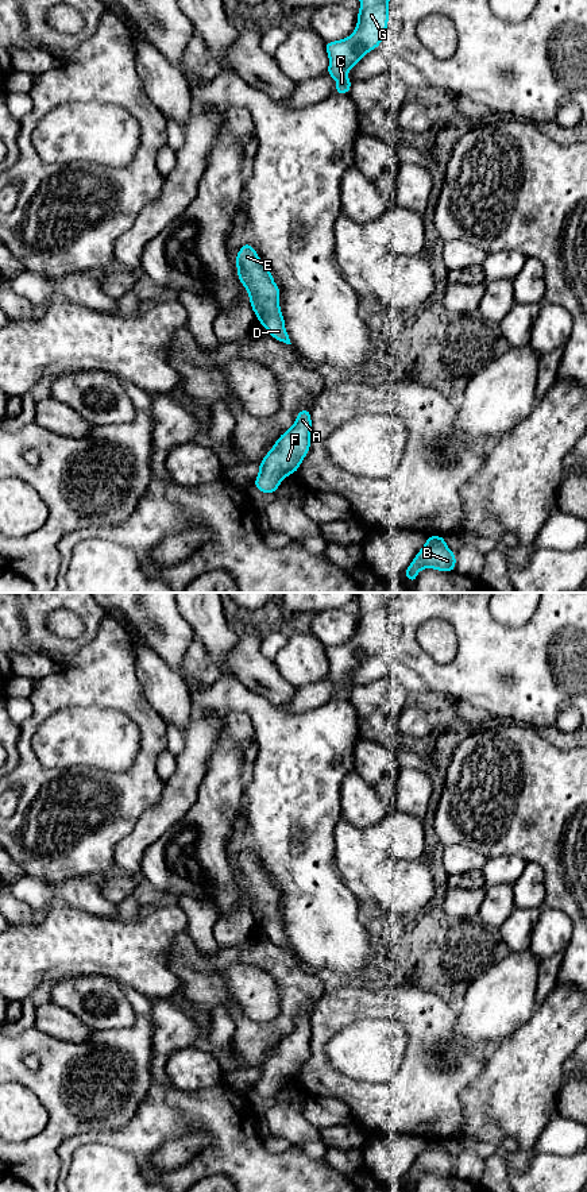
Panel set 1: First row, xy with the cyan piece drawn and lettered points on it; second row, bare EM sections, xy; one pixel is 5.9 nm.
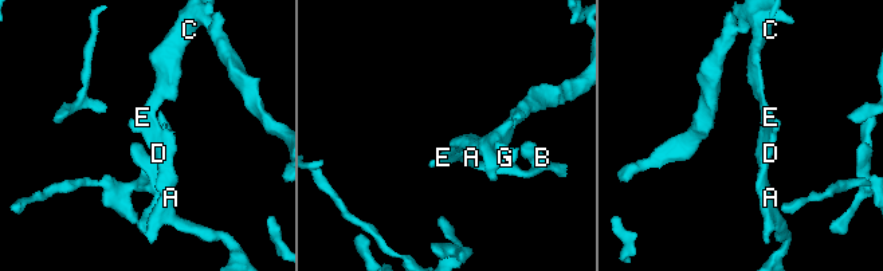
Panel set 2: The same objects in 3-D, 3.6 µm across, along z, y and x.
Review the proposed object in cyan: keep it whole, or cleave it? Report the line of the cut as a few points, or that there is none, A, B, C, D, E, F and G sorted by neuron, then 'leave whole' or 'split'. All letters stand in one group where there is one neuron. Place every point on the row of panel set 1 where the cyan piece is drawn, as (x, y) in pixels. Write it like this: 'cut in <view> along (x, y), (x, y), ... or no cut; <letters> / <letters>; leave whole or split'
no cut; A B C D E F G; leave whole

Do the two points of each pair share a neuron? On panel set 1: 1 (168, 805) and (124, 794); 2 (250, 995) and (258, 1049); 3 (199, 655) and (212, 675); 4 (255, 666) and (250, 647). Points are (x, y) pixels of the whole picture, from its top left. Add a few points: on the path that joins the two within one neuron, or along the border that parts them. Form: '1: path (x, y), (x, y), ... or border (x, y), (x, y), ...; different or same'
1: border (166, 780), (158, 802), (135, 825); different
2: border (236, 1005), (255, 1021), (270, 1021), (280, 1010); different
3: path (199, 660), (207, 670); same
4: path (251, 662), (250, 651); same

